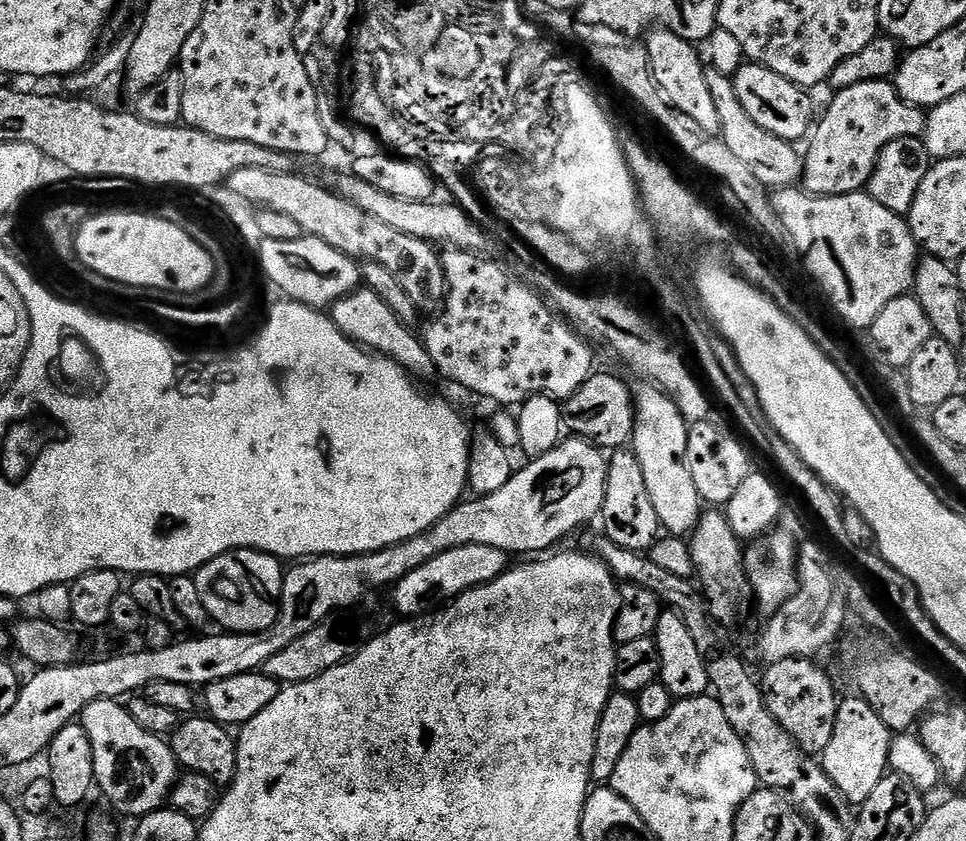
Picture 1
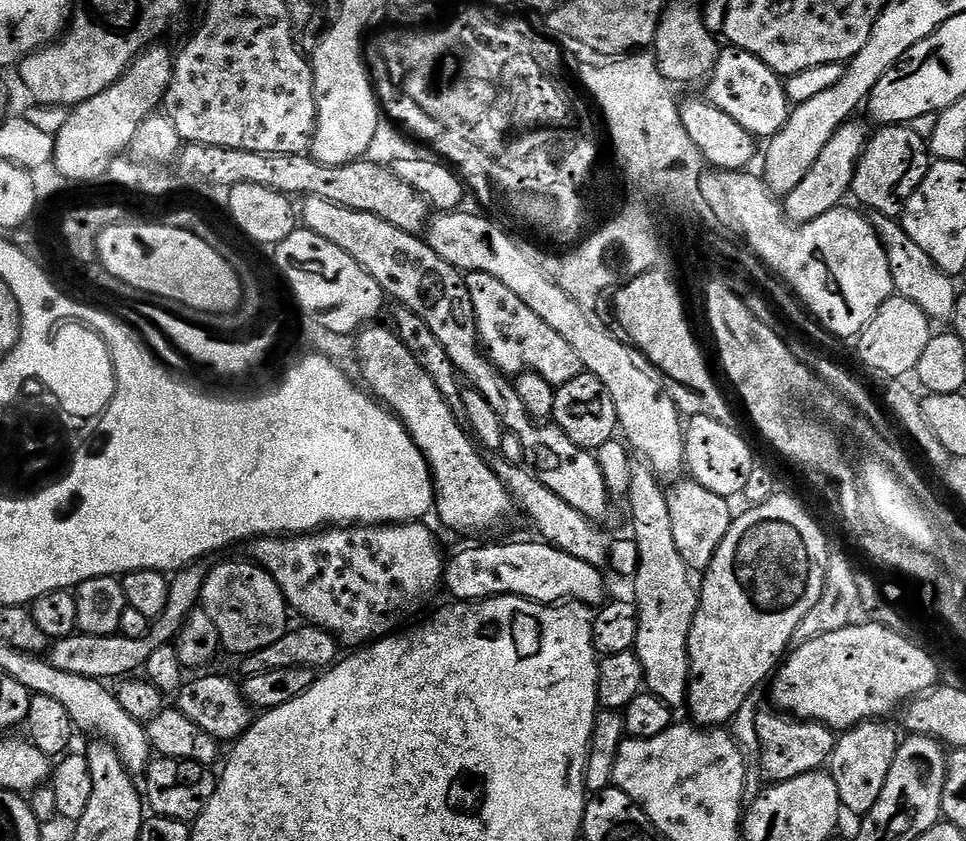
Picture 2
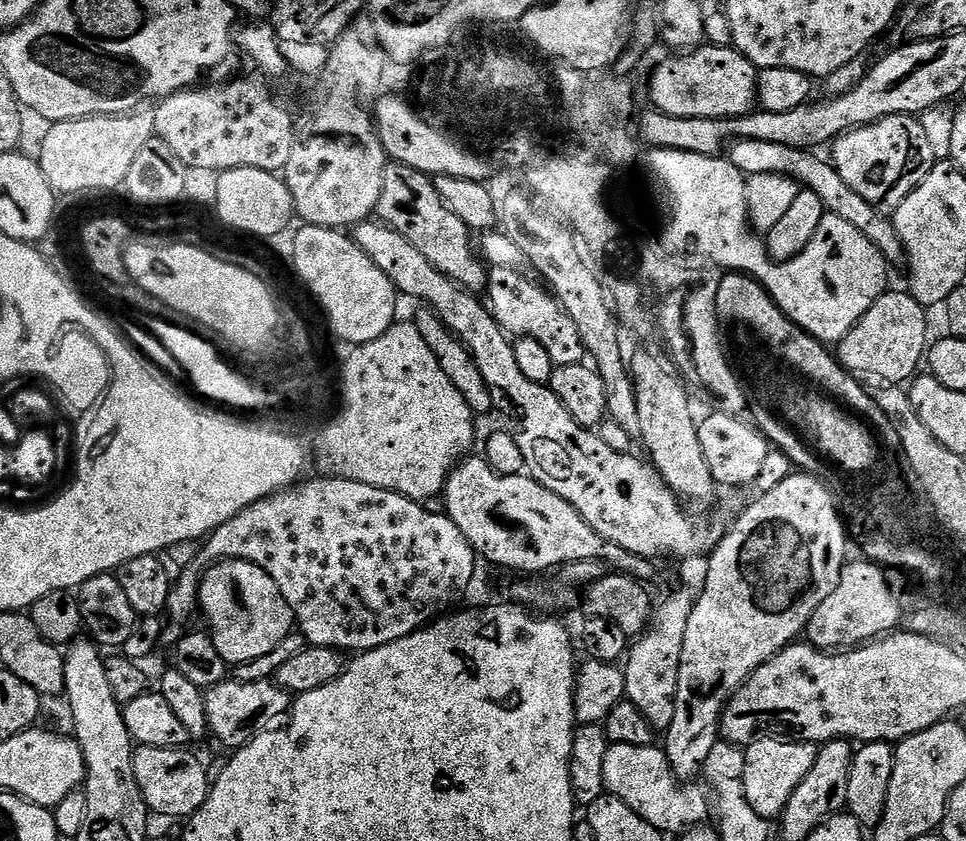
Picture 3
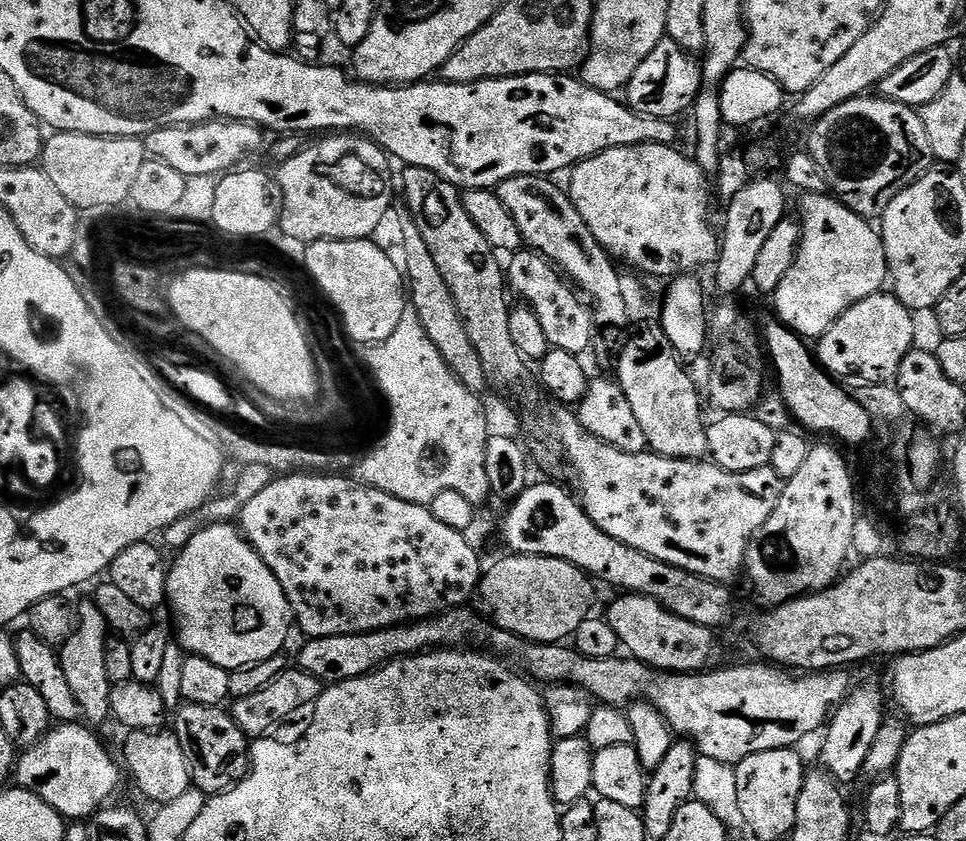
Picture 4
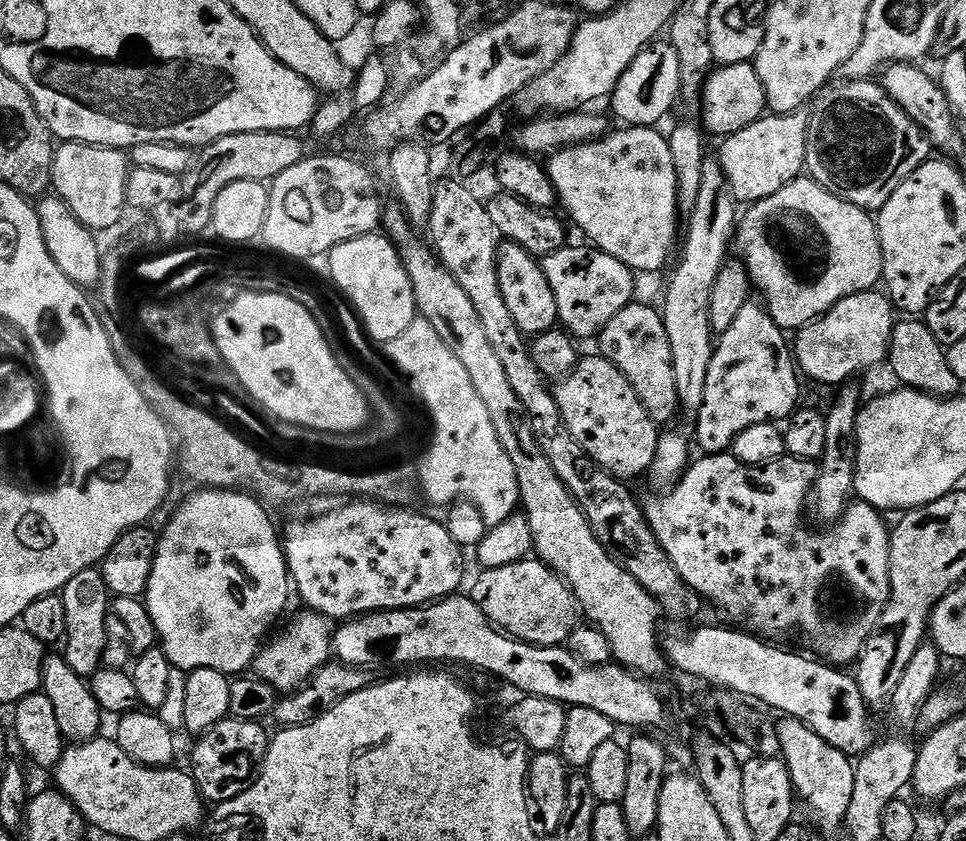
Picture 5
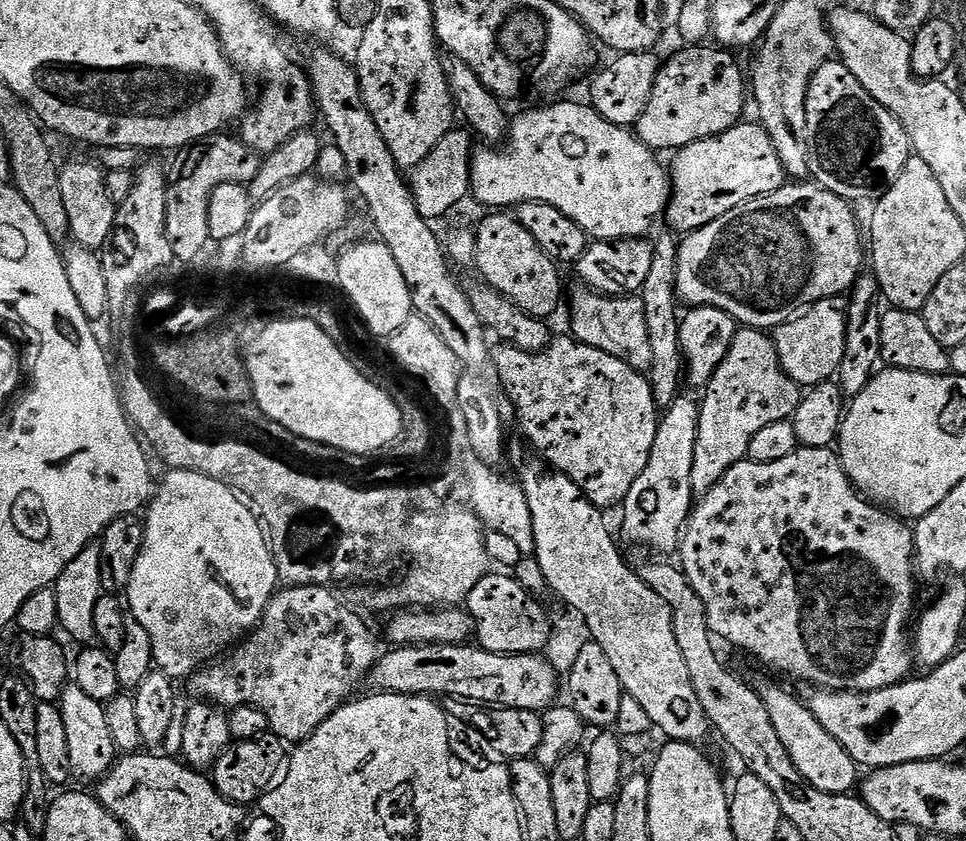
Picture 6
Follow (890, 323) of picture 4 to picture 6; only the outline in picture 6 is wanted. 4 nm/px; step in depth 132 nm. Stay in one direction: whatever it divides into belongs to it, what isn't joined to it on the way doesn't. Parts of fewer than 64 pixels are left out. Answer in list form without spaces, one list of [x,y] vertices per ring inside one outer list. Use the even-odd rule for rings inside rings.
[[[839,299],[820,300],[774,329],[776,353],[784,372],[801,386],[831,381],[839,373],[842,350],[846,350],[848,314]]]

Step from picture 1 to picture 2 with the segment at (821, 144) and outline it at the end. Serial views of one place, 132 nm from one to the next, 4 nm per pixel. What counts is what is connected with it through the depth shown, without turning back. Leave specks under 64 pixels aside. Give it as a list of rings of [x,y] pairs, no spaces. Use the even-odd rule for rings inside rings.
[[[856,118],[849,120],[832,135],[830,142],[822,146],[822,152],[818,154],[814,166],[810,166],[806,178],[802,178],[802,182],[798,182],[798,186],[794,186],[794,190],[790,190],[790,194],[783,197],[784,215],[792,223],[814,222],[814,218],[822,218],[822,214],[826,214],[831,208],[839,208],[845,203],[844,195],[849,195],[856,164],[870,139],[867,126],[858,121]]]

